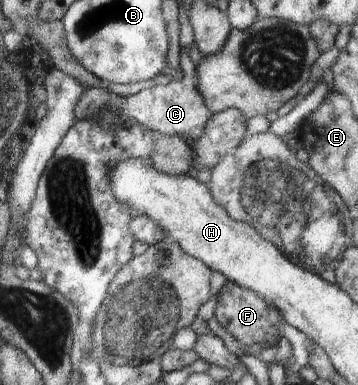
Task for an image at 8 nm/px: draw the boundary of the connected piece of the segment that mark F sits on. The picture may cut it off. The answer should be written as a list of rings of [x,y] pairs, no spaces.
[[[227,281],[221,288],[214,314],[216,320],[244,347],[260,342],[269,342],[268,346],[276,346],[280,339],[277,332],[283,323],[282,313],[277,308],[268,306],[266,300],[255,292],[242,288],[235,282]]]

